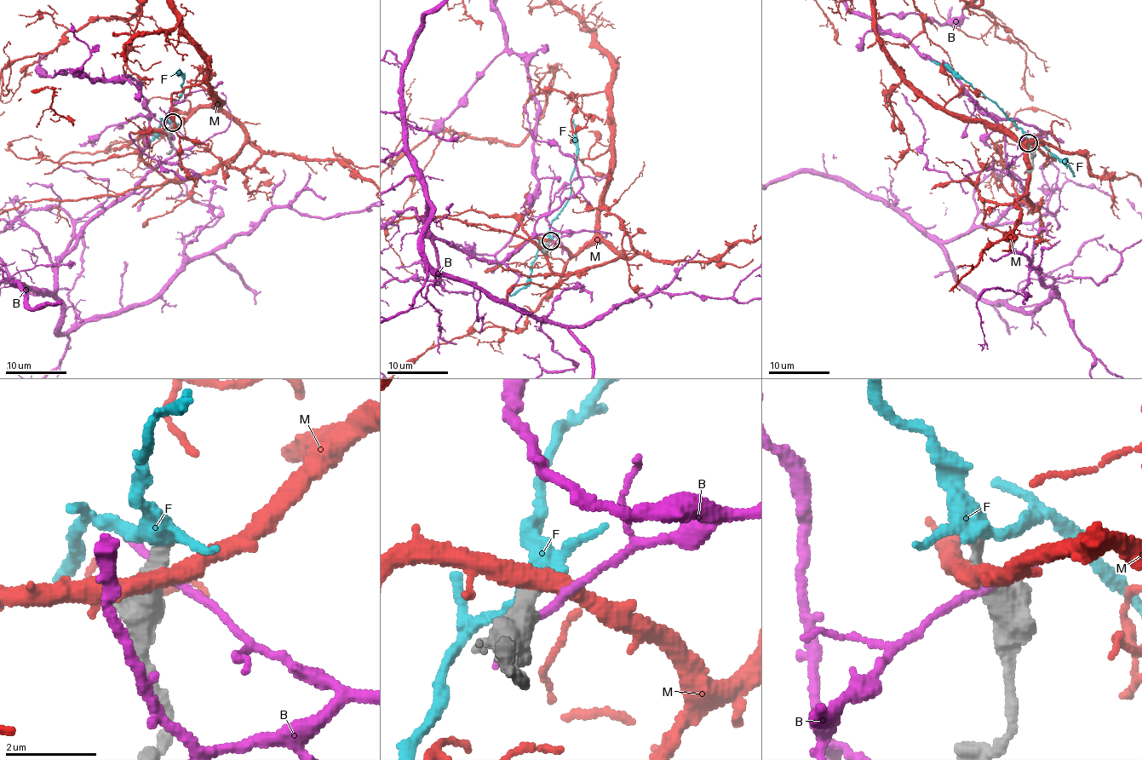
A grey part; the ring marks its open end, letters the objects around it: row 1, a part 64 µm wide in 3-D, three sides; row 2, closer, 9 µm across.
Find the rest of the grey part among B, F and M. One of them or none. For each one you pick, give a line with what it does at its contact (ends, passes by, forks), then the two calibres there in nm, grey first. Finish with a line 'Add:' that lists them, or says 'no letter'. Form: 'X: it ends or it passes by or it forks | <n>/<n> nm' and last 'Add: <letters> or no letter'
Add: no letter

